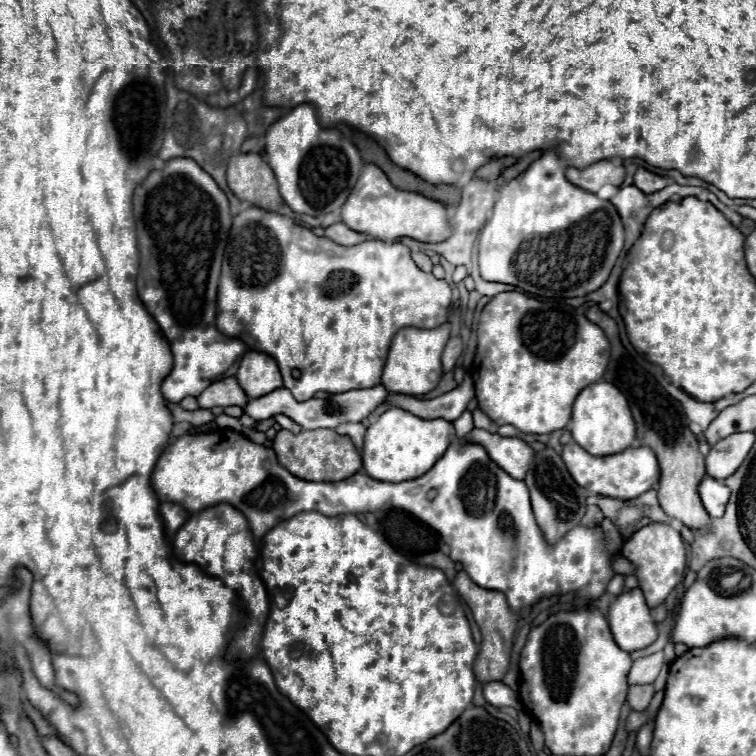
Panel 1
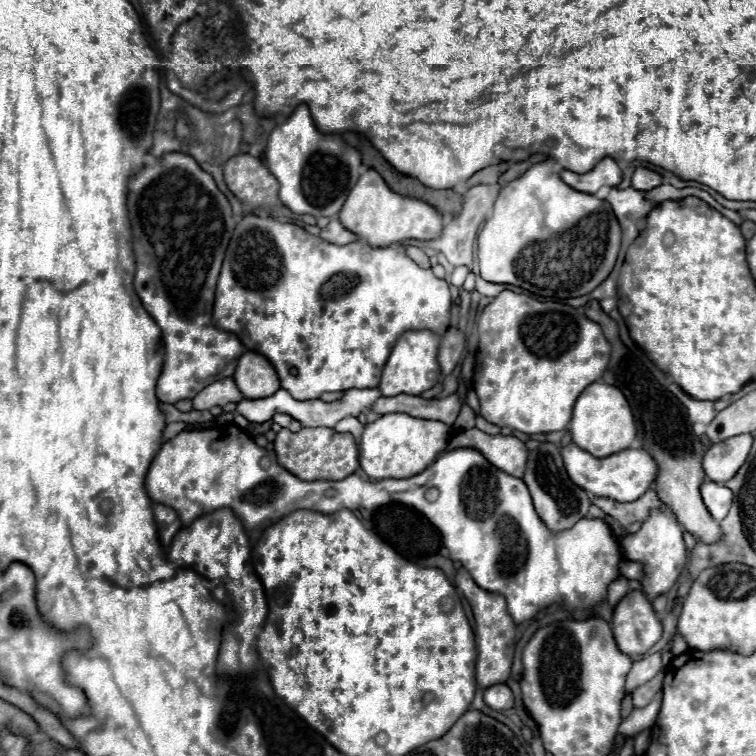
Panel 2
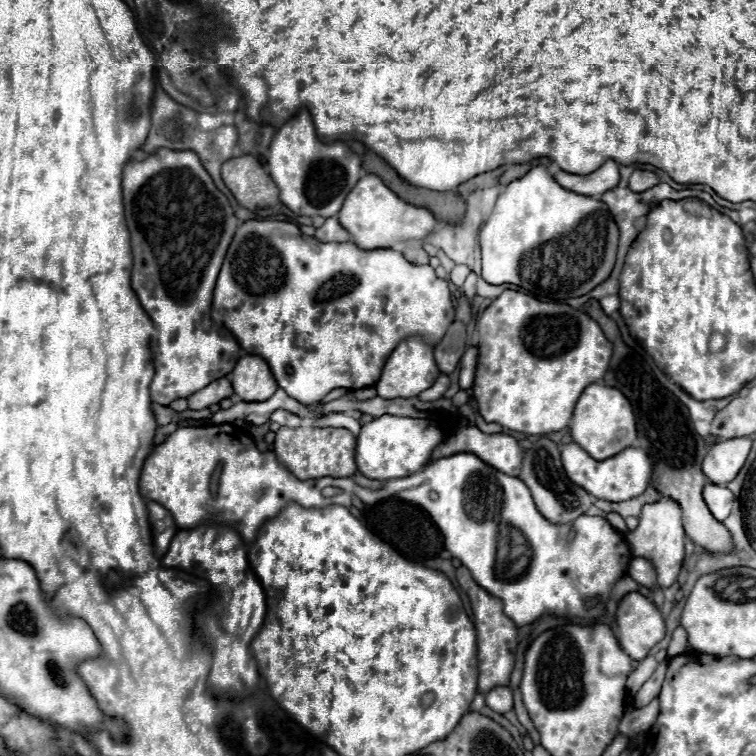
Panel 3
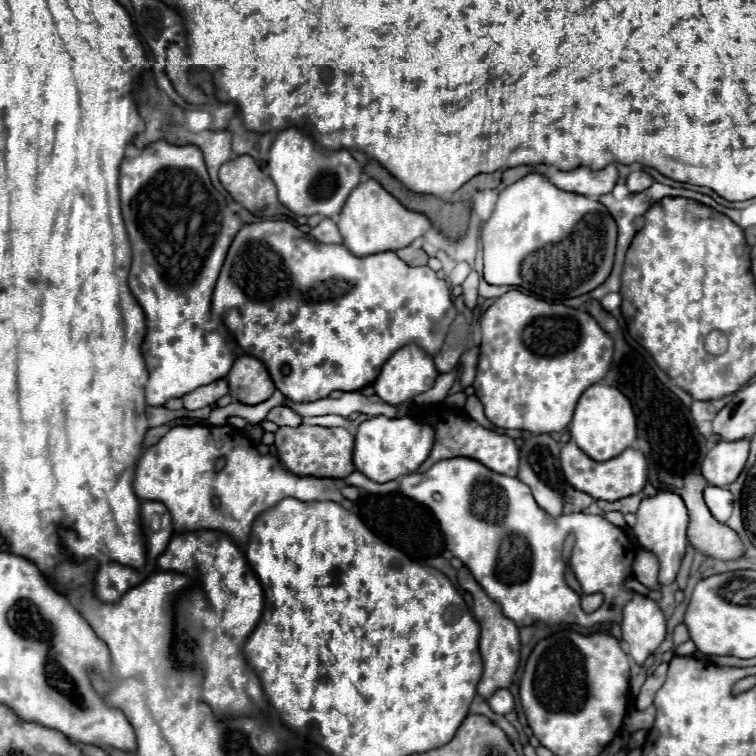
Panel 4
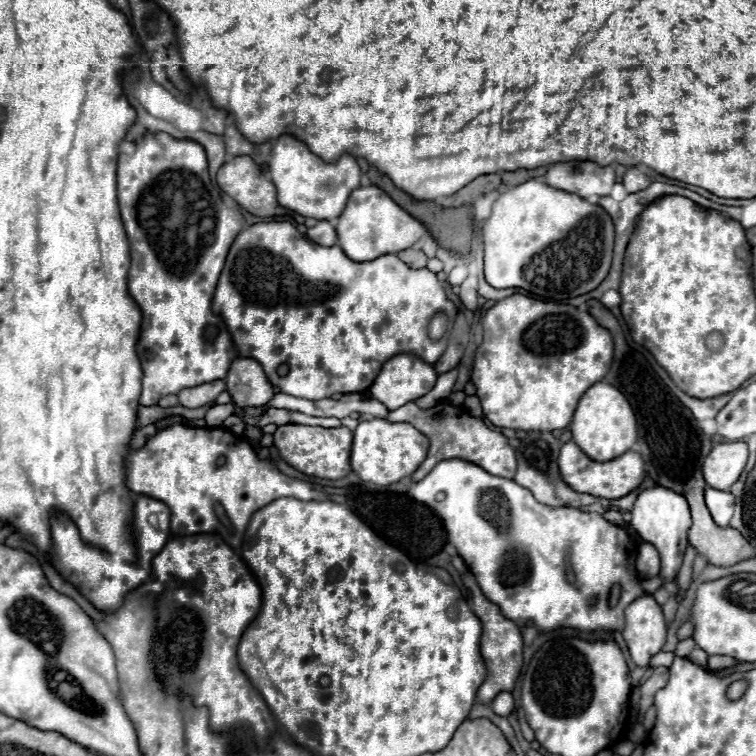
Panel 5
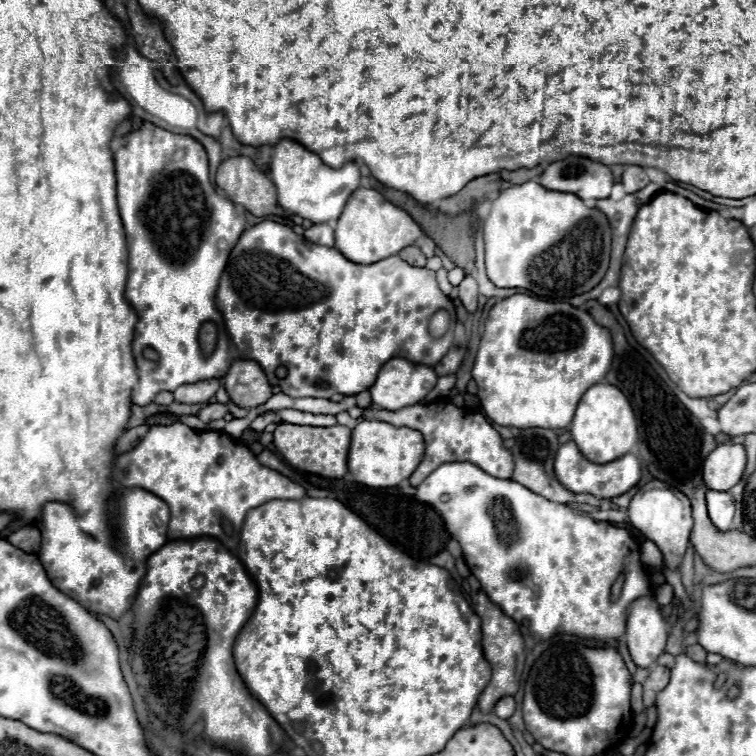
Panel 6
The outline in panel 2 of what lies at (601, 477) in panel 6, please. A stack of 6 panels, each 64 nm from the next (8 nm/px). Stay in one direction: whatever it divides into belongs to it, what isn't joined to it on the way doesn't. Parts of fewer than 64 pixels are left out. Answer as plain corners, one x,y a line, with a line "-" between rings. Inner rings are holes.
568,444
568,446
562,446
562,458
564,458
566,472
574,484
584,488
592,496
598,496
598,498
604,496
616,502
632,502
640,498
656,478
656,462
646,450
628,448
608,458
594,458
592,454
578,448
576,444

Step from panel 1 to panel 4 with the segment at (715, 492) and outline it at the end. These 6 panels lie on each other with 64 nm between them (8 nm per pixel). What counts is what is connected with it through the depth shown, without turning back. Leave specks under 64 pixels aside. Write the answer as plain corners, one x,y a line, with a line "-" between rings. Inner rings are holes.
706,486
704,490
704,500
712,512
712,516
720,522
720,524
726,524
730,514
732,514
732,502
734,502
734,496
730,490
724,490
724,488
714,488
714,486

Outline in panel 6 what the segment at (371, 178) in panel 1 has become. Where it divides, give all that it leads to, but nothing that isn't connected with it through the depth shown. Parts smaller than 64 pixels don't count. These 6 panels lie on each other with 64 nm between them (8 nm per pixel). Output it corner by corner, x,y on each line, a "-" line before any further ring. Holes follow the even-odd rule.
358,188
346,202
346,208
336,222
334,236
336,236
336,250
344,258
348,258
354,264
368,266
398,254
406,246
412,246
416,238
422,236
422,230
404,210
390,204
380,192

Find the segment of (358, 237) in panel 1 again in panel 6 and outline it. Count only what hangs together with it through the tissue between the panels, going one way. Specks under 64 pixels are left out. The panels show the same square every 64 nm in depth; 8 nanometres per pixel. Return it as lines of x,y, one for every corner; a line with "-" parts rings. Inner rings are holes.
316,224
308,230
304,230
304,236
320,246
334,246
334,230
330,224

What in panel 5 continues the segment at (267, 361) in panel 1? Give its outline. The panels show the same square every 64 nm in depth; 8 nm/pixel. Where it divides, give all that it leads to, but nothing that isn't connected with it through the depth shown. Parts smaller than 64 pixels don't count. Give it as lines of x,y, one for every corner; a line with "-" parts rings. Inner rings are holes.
238,358
232,362
226,388
232,396
232,402
240,408
254,408
268,404
270,396
274,396
274,388
268,382
262,366
250,358

